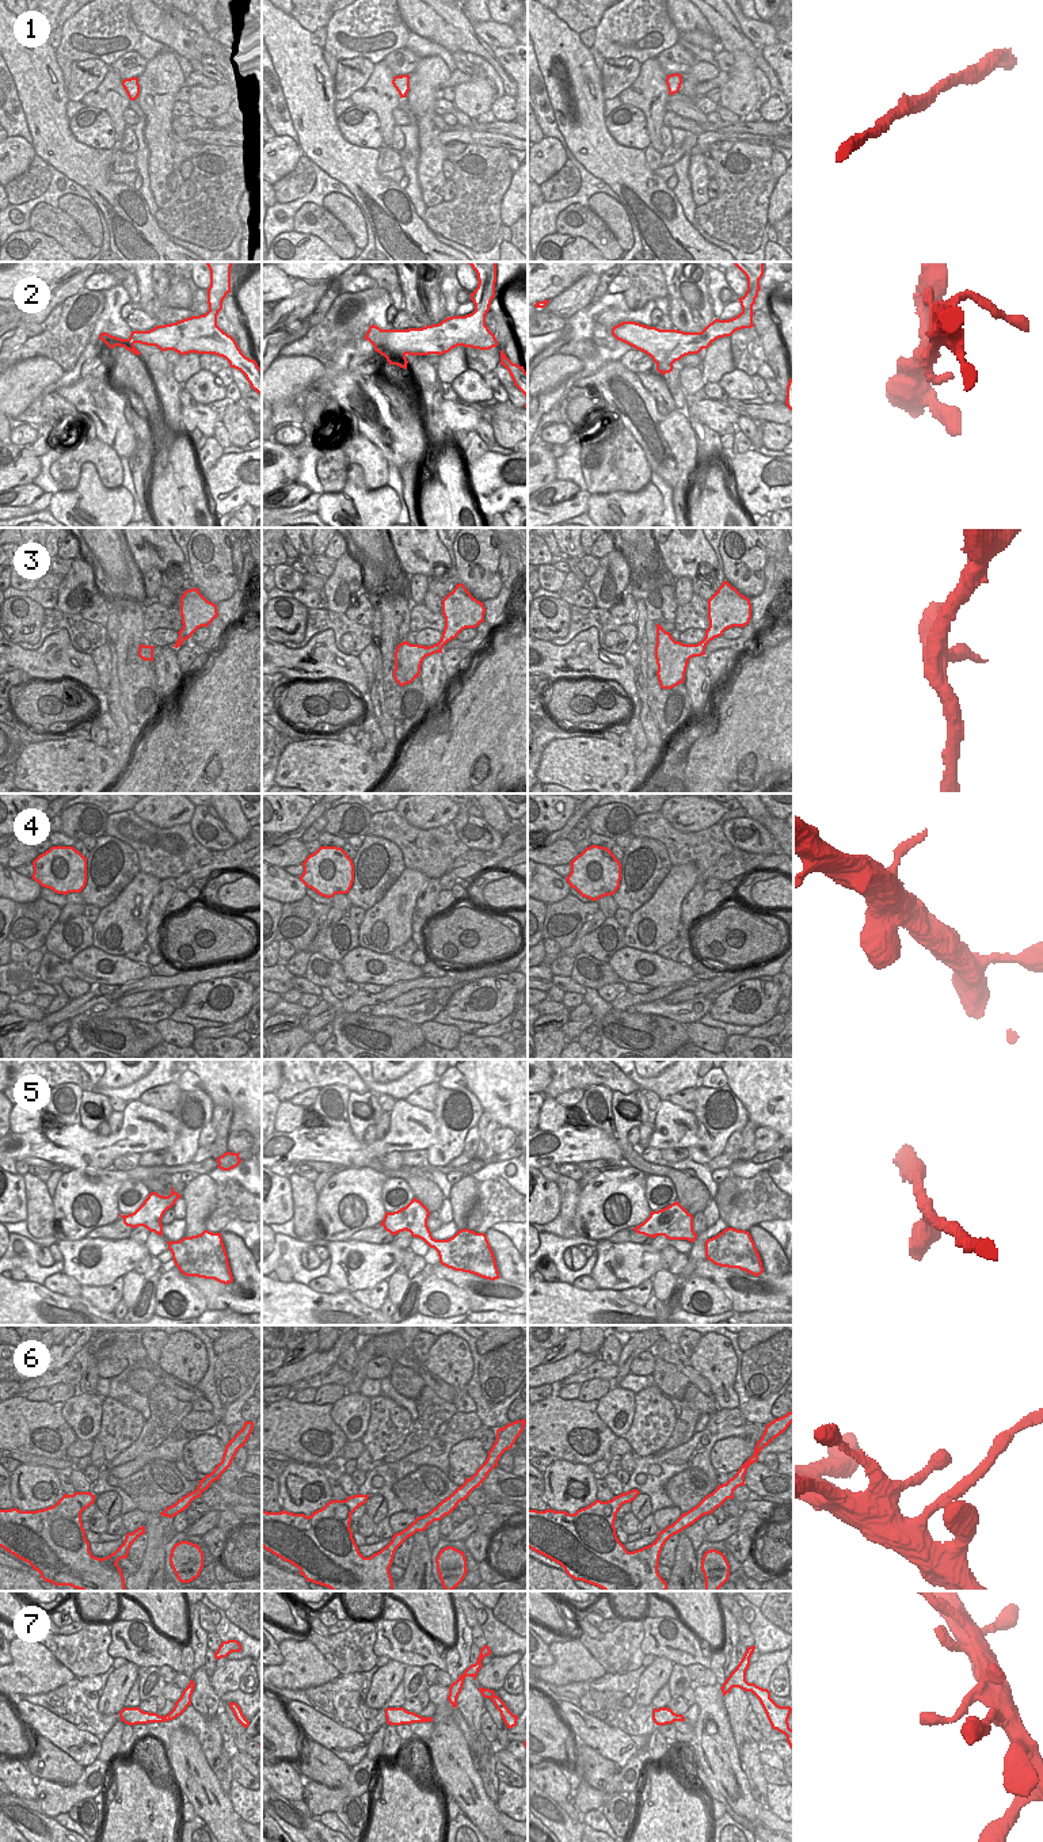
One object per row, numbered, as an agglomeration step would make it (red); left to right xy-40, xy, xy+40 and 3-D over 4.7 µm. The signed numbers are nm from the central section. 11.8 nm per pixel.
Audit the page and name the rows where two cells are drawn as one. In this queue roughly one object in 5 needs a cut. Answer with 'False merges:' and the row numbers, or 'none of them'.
False merges: 6

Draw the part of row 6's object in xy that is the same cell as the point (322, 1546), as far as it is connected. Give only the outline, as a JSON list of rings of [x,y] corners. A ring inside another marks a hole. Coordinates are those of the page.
[[[354,1495],[346,1500],[331,1500],[311,1516],[288,1511],[262,1511],[262,1546],[300,1569],[307,1582],[332,1591],[393,1591],[389,1568],[396,1549],[406,1541],[393,1534],[392,1541],[370,1557],[363,1557],[350,1529],[351,1514],[366,1503],[369,1495]]]

